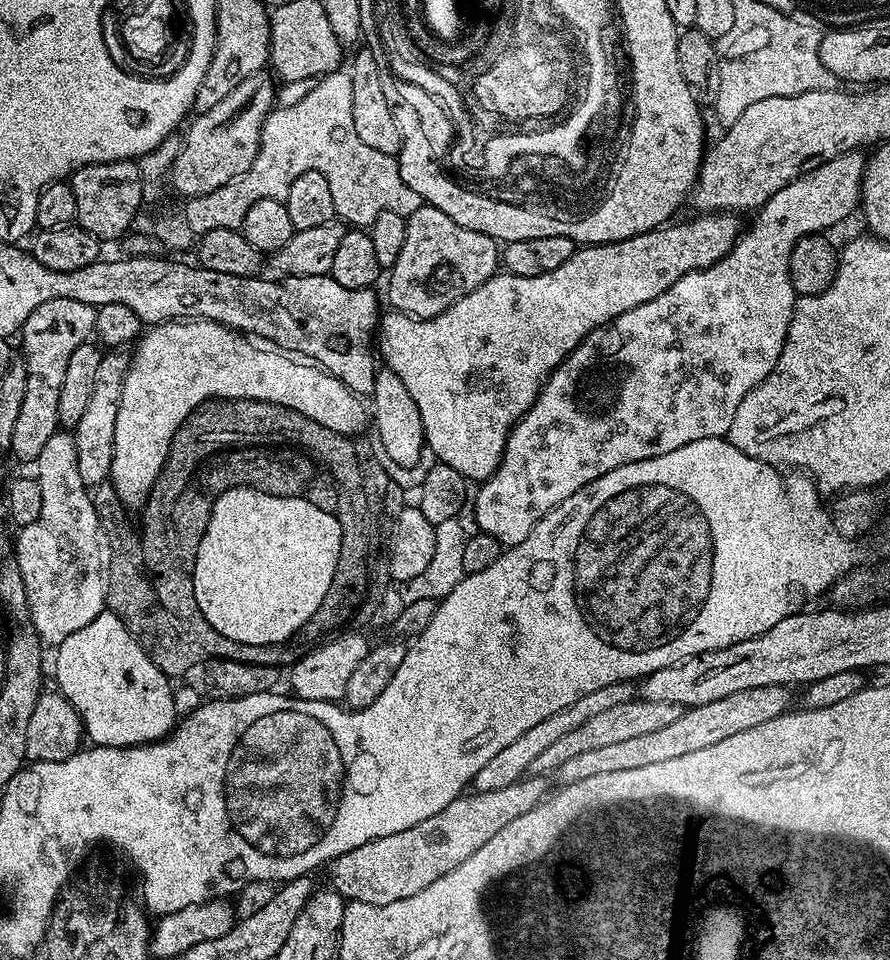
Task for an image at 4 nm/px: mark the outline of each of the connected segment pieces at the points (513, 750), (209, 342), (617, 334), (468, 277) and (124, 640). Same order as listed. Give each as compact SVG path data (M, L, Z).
M627 680L614 682L610 686L602 686L602 690L590 690L590 694L586 694L582 698L578 698L578 702L550 714L550 718L542 718L542 722L530 726L530 730L525 730L519 738L514 738L514 742L510 742L510 746L503 748L499 754L494 754L494 758L490 758L490 762L486 762L486 766L482 766L482 770L478 770L474 781L475 791L502 790L502 786L516 783L528 772L530 762L534 762L534 758L538 758L538 754L546 751L556 739L570 734L570 730L582 726L582 722L594 718L600 711L619 706L621 702L630 702L637 692L638 688L635 683Z
M174 320L151 325L135 341L136 353L131 353L128 373L120 391L118 418L114 422L114 458L110 477L114 490L119 490L120 484L128 484L128 476L144 476L146 490L154 490L158 484L155 479L156 469L160 467L160 460L164 460L164 444L168 444L172 428L180 424L180 416L184 416L184 412L188 412L188 408L192 408L196 400L212 396L212 392L220 392L220 396L268 396L268 400L292 404L292 408L298 409L298 414L324 420L328 428L340 428L340 432L351 438L359 437L359 432L367 424L369 427L370 412L365 401L351 392L338 378L334 378L315 363L293 358L280 350L259 346L264 347L253 342L247 335L237 332L235 328L209 320Z
M857 150L854 152L847 152L838 158L830 158L826 162L822 162L818 166L814 166L814 170L802 173L798 178L794 178L786 186L782 186L782 190L778 190L778 194L770 197L765 204L751 217L752 225L745 227L741 231L740 236L736 239L734 245L718 262L714 262L708 268L699 268L693 272L687 272L682 278L678 278L678 282L674 282L674 286L670 286L670 290L666 290L662 294L658 294L658 298L650 298L650 302L642 302L642 306L634 306L634 310L626 310L626 314L622 314L618 318L614 318L610 323L605 324L603 328L596 328L591 334L584 339L581 344L571 352L569 356L565 356L564 360L548 375L548 380L544 383L544 388L538 394L538 398L530 406L530 410L524 417L512 427L512 433L508 435L508 441L504 447L502 454L502 462L498 466L498 470L490 477L489 480L483 481L479 485L480 488L475 489L474 504L476 500L476 525L475 527L481 532L490 534L490 538L494 538L501 546L511 546L522 542L526 538L526 534L530 534L530 530L538 523L550 510L554 510L562 502L566 502L566 498L570 498L570 494L574 494L578 490L582 490L582 486L586 486L590 482L594 482L598 478L602 478L602 474L610 474L610 470L614 470L623 464L630 462L642 462L646 458L658 458L658 454L670 454L670 450L678 450L678 446L686 446L686 442L698 442L698 438L714 438L715 436L727 437L730 430L730 422L734 422L734 413L738 410L738 406L742 403L742 398L746 398L746 394L750 394L750 390L754 390L754 386L758 386L766 378L766 374L770 374L770 370L774 370L774 362L778 362L778 354L782 354L782 346L786 342L786 334L790 330L790 322L792 321L792 312L796 309L797 294L792 289L790 282L790 254L794 250L794 246L803 236L815 236L817 234L827 233L827 228L832 228L835 224L840 224L852 211L861 207L862 201L860 199L860 187L864 185L864 166L866 163L866 156L863 151Z
M425 203L406 219L406 243L387 273L388 300L395 311L418 320L432 319L497 275L502 252L494 238L458 226L454 218Z
M107 610L98 614L94 622L82 626L75 634L70 634L66 642L62 642L55 649L56 652L56 684L60 695L64 696L74 706L80 716L82 732L88 736L93 745L102 748L133 748L139 744L153 744L156 740L163 740L171 733L178 723L178 715L174 706L174 684L138 646L138 642L122 626L122 618Z

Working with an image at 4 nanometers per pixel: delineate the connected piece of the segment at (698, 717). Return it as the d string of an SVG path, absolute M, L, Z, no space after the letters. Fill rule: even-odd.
M785 685L755 686L754 689L735 691L726 698L714 702L685 707L682 718L670 722L662 729L654 730L654 734L641 734L629 738L626 742L617 742L610 746L601 746L599 750L586 750L583 754L574 754L567 762L562 762L558 769L561 785L582 782L582 778L594 778L598 774L614 774L618 770L638 770L642 766L654 766L658 762L674 762L684 760L686 754L695 754L698 750L706 750L706 746L715 746L733 734L743 734L753 726L762 726L762 722L770 722L770 718L778 718L789 711L794 696L791 696Z

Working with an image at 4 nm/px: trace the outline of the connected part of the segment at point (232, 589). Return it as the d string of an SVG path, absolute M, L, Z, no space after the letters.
M260 493L231 496L216 507L212 528L208 528L206 547L200 551L198 582L194 596L207 622L234 642L249 643L254 649L266 643L280 646L293 629L313 613L326 595L334 568L336 548L326 546L324 536L316 532L316 520L310 520L312 508L298 500L272 500Z

